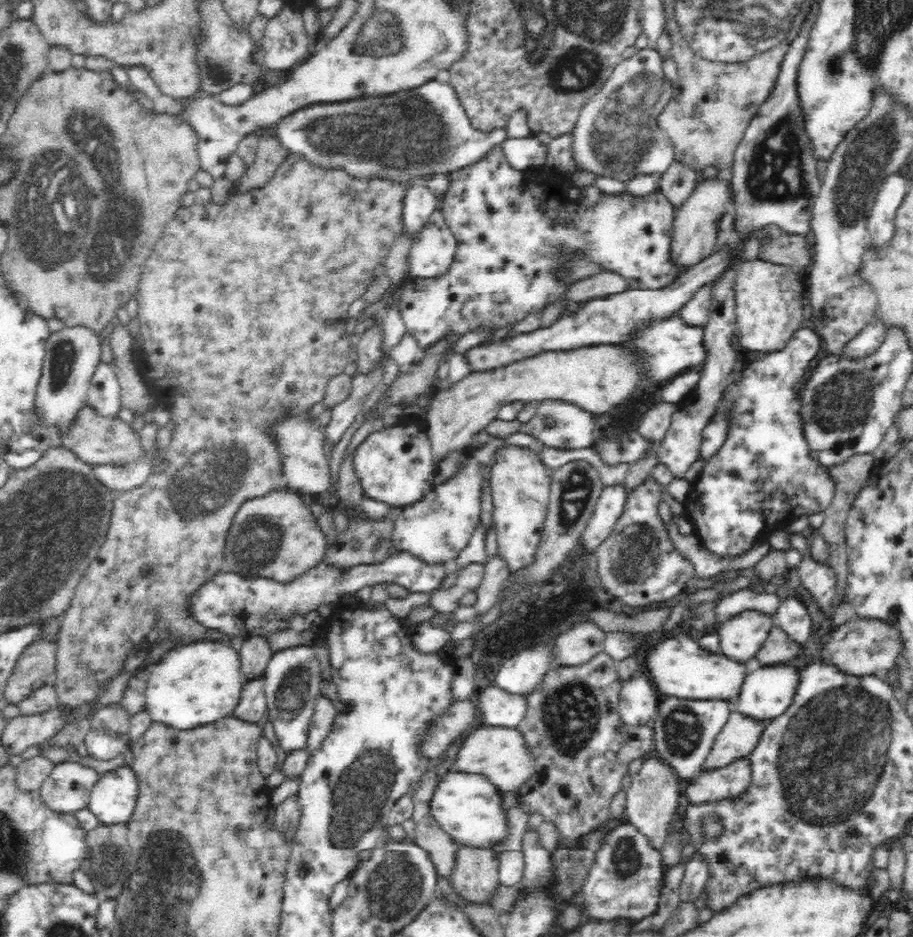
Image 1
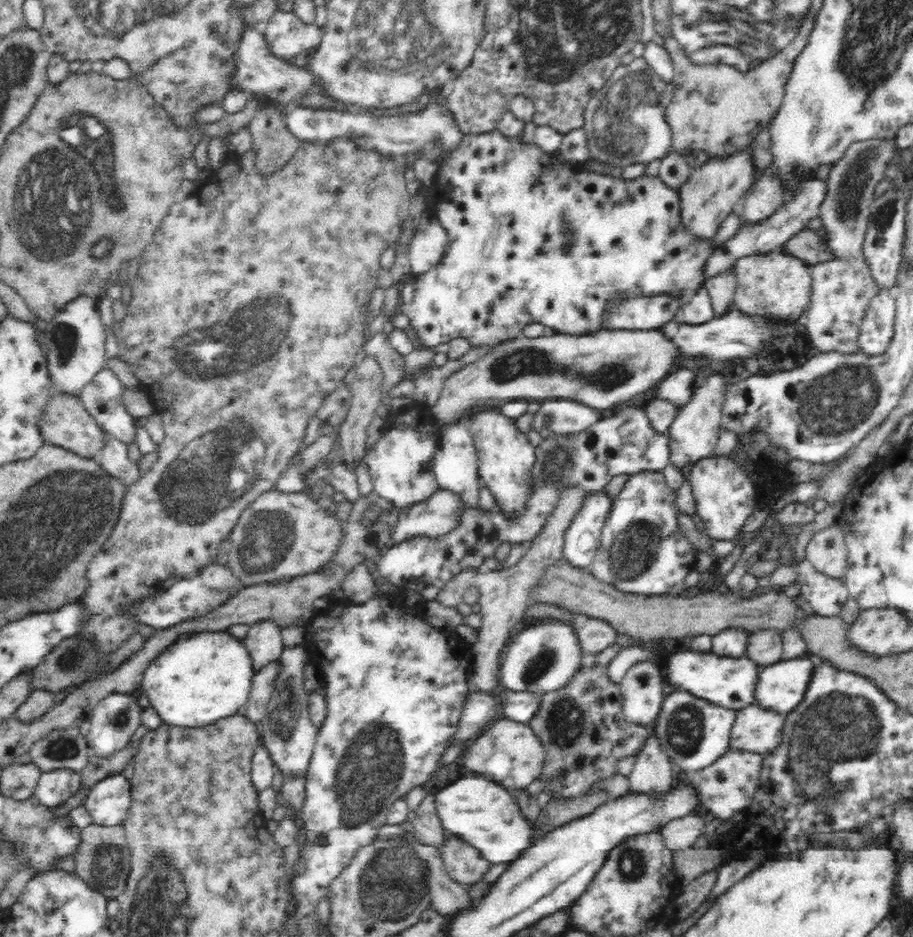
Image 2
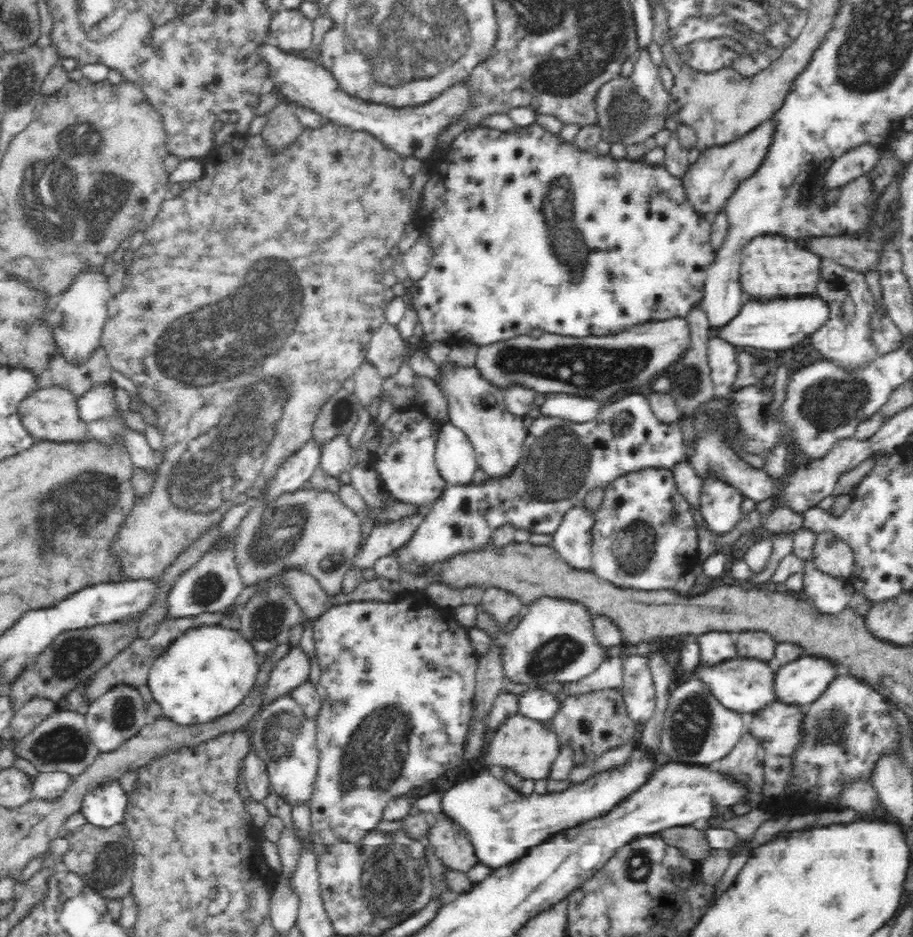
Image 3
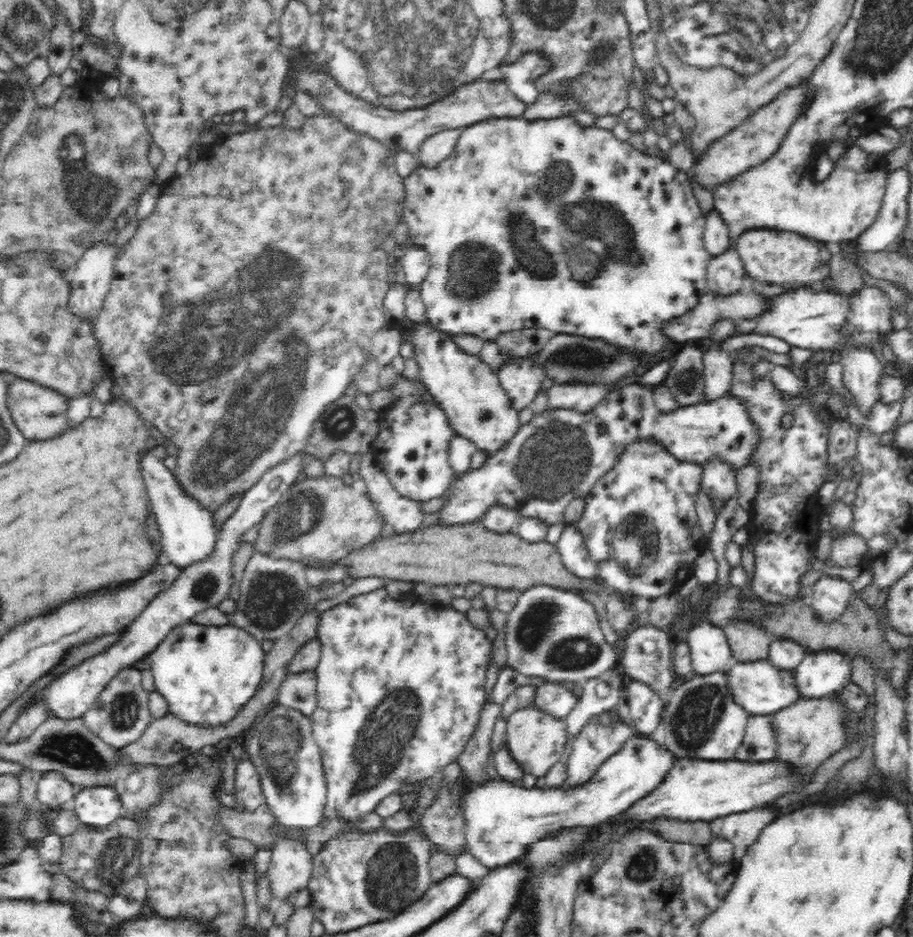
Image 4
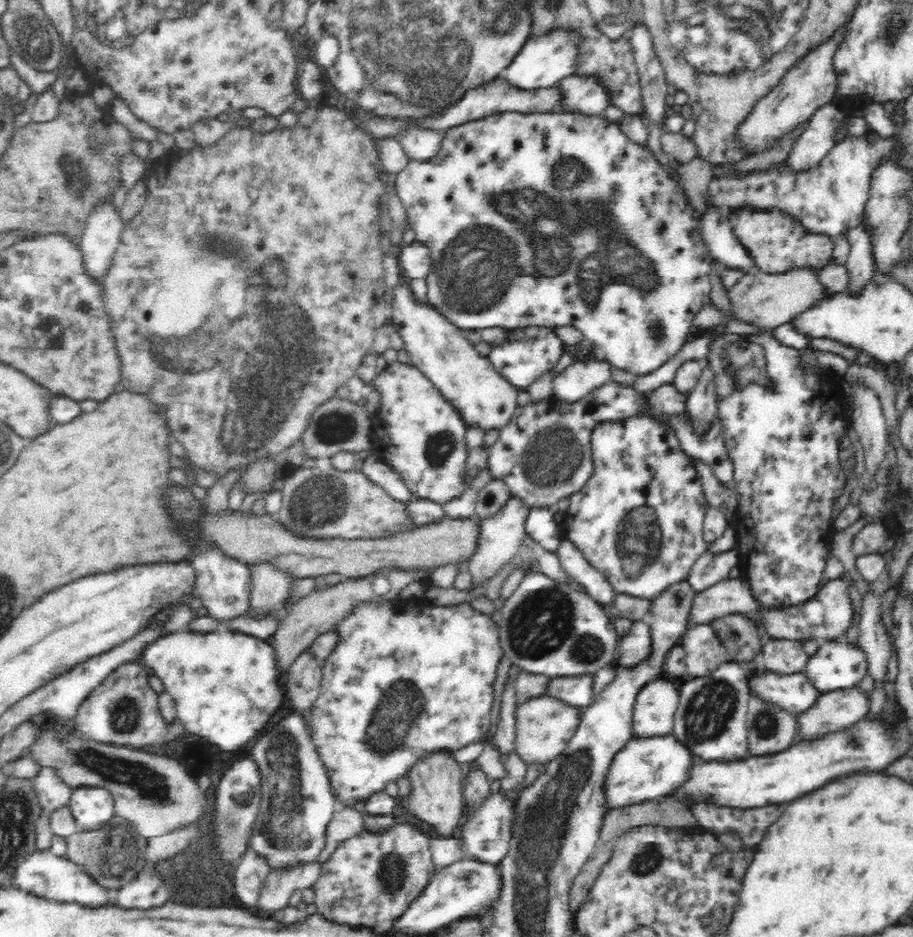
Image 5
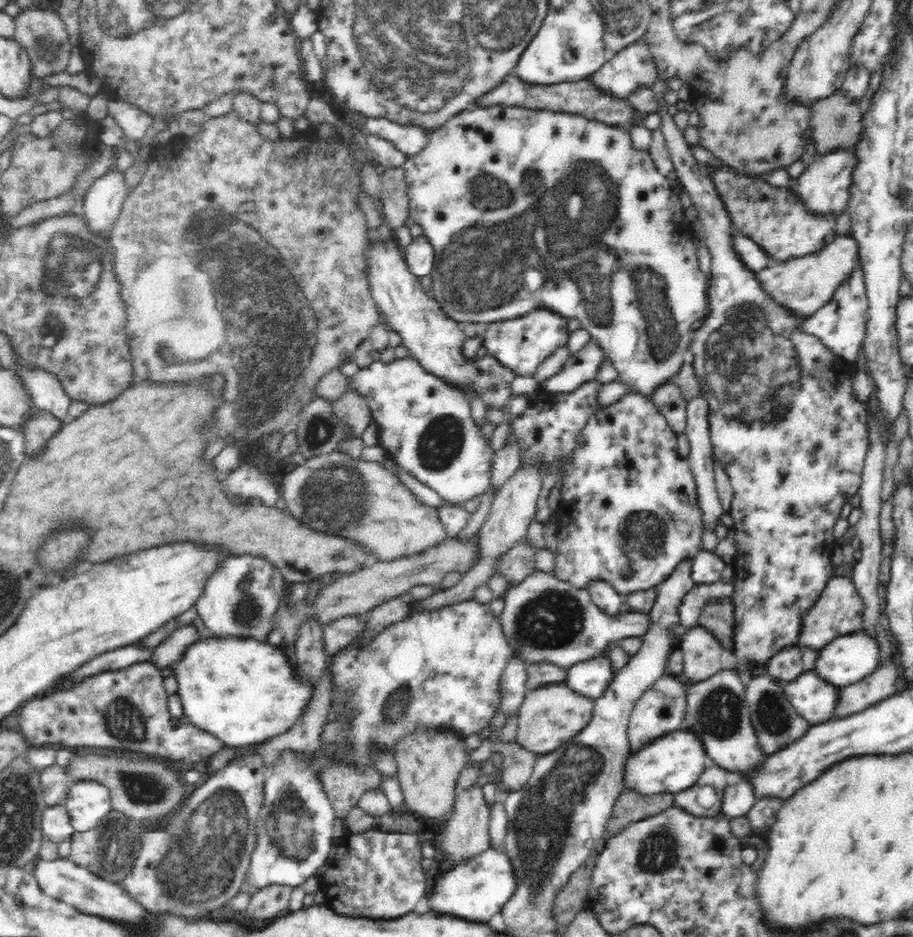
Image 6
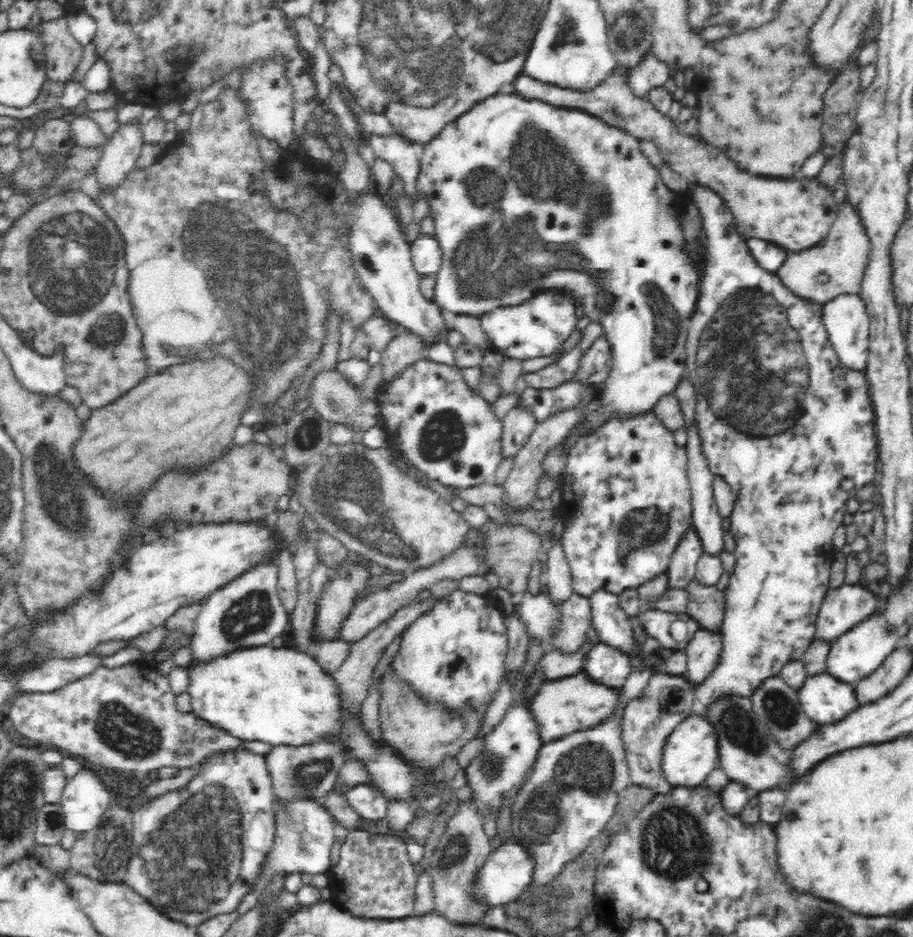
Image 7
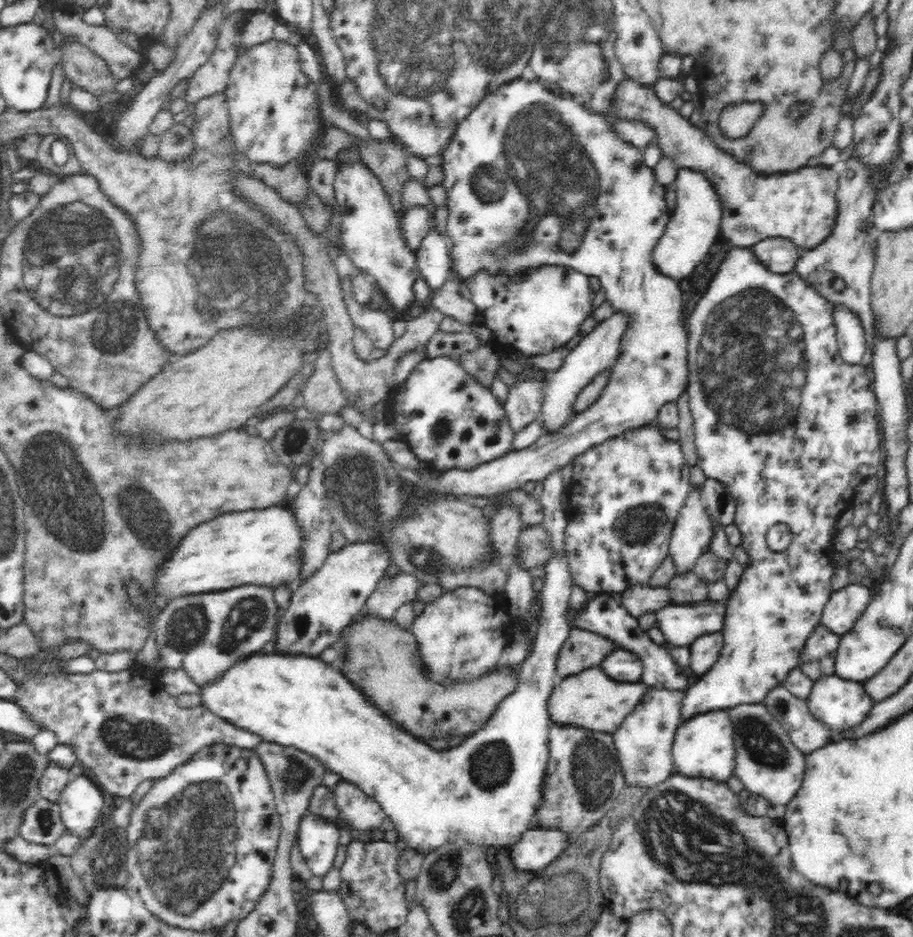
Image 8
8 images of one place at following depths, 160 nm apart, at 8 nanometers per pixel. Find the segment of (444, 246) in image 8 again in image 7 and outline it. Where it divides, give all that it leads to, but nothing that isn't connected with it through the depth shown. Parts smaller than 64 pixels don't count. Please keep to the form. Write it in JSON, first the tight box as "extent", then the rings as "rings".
{"extent":[410,233,441,276],"rings":[[[422,233],[410,243],[413,267],[422,276],[434,275],[441,265],[441,248],[432,234]]]}

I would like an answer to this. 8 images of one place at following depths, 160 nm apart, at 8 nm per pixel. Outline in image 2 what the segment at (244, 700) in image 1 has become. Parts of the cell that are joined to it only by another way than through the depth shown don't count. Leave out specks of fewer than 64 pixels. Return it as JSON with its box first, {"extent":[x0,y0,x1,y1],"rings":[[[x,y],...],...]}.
{"extent":[242,662,278,724],"rings":[[[278,662],[264,666],[251,679],[251,689],[242,713],[260,724],[267,714],[267,705],[274,699],[275,679],[278,676]]]}

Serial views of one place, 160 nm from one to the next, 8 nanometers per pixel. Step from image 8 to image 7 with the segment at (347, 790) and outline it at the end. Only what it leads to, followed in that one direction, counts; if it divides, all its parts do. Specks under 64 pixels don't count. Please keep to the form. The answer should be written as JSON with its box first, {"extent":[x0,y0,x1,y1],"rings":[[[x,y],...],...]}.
{"extent":[346,785,390,821],"rings":[[[354,785],[346,798],[364,820],[376,821],[387,816],[390,801],[376,786]]]}

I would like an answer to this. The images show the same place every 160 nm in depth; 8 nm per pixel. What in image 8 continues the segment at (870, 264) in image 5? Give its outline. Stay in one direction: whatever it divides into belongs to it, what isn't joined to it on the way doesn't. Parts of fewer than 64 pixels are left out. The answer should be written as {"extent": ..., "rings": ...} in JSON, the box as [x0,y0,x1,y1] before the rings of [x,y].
{"extent":[831,303,866,366],"rings":[[[837,303],[831,312],[836,331],[837,347],[841,360],[851,366],[862,364],[866,354],[866,332],[860,315],[852,311],[848,305]]]}

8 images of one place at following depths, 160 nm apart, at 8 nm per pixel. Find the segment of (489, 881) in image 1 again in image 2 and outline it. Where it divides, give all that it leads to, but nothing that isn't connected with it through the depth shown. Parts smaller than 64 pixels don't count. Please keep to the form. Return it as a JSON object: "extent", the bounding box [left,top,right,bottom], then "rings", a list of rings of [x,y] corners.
{"extent":[439,834,492,887],"rings":[[[448,834],[444,848],[439,851],[444,868],[454,882],[465,887],[485,882],[492,864],[477,848]]]}

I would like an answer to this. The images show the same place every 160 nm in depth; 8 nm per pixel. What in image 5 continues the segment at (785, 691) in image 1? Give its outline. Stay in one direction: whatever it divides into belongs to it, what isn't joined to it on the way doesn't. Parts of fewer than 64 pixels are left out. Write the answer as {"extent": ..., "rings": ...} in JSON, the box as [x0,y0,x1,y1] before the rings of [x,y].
{"extent":[804,642,867,693],"rings":[[[821,642],[804,666],[809,684],[820,693],[852,688],[867,674],[865,652],[850,642]]]}

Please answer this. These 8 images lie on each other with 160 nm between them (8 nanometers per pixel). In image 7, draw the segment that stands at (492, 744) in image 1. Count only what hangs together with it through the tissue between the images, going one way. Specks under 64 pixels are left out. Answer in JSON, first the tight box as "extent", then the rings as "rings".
{"extent":[528,672,617,744],"rings":[[[583,672],[571,677],[542,683],[528,700],[528,710],[542,744],[554,742],[574,732],[596,726],[611,715],[617,691],[592,682]]]}

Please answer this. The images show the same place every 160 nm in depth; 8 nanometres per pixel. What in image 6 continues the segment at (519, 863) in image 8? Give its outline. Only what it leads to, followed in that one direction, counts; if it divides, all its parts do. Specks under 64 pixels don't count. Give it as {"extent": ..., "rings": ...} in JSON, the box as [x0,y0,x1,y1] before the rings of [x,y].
{"extent":[426,848,517,921],"rings":[[[488,848],[480,854],[442,869],[434,878],[434,886],[426,898],[427,912],[464,918],[466,921],[488,921],[500,912],[512,896],[517,881],[512,865],[501,848]]]}

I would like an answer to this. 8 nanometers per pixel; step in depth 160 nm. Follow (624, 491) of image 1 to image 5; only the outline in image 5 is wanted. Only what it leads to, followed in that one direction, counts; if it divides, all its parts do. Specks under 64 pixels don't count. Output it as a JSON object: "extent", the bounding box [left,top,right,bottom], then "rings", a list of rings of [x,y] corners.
{"extent":[555,537,616,606],"rings":[[[563,537],[555,555],[560,560],[561,569],[582,585],[594,601],[601,606],[612,606],[616,592],[604,574],[584,557],[572,540]]]}

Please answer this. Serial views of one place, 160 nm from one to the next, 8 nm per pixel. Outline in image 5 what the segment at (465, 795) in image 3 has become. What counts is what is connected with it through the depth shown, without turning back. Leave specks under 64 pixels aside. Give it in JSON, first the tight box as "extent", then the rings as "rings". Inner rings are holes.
{"extent":[459,734,695,865],"rings":[[[671,734],[652,738],[633,736],[612,757],[601,784],[601,806],[608,812],[668,796],[684,782],[695,759]],[[502,790],[490,793],[472,812],[466,813],[466,818],[459,829],[459,837],[463,839],[470,858],[483,864],[499,865],[510,850],[512,832],[518,819],[519,807],[516,799],[510,798]]]}

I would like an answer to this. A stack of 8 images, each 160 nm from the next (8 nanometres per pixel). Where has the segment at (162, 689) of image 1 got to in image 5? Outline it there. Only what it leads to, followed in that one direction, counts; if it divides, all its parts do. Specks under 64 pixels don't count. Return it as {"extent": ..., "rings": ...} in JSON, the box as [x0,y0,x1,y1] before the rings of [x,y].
{"extent":[141,630,283,750],"rings":[[[180,630],[162,635],[144,650],[141,666],[148,666],[149,673],[156,675],[164,690],[172,697],[177,710],[176,721],[190,734],[198,734],[218,744],[224,750],[238,748],[251,740],[252,734],[264,726],[264,722],[280,710],[283,690],[276,671],[273,647],[264,639],[256,638],[242,631],[196,631]]]}

